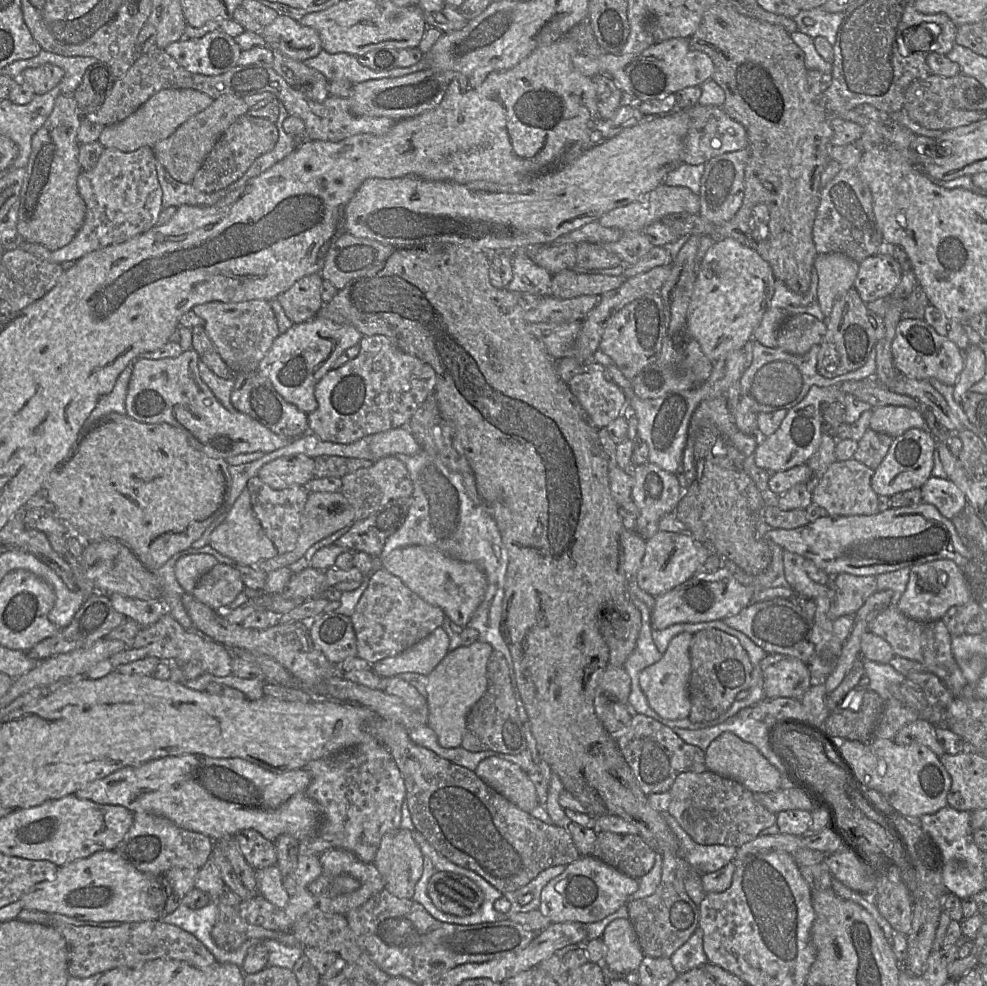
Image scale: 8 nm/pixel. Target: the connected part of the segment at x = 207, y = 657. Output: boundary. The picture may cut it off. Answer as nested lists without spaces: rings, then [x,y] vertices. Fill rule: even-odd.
[[[170,613],[164,614],[160,621],[166,626],[167,636],[178,649],[176,663],[182,666],[190,661],[198,661],[204,671],[213,676],[232,675],[233,655],[227,647],[198,631],[185,629]]]

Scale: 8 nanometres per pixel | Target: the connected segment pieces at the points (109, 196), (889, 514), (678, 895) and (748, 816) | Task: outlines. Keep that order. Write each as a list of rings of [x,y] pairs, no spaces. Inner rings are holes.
[[[148,146],[131,152],[105,148],[96,165],[90,170],[81,171],[78,176],[77,186],[86,204],[86,215],[72,241],[55,251],[26,241],[18,248],[51,263],[76,262],[90,252],[125,242],[150,230],[157,224],[163,209],[162,189],[155,164],[156,157]]]
[[[923,501],[915,506],[890,507],[873,515],[819,517],[795,529],[771,529],[763,539],[813,561],[830,577],[840,573],[877,576],[938,559],[951,559],[962,569],[969,560],[969,551],[952,521]]]
[[[662,853],[661,880],[655,892],[645,898],[627,903],[628,919],[635,930],[644,956],[671,958],[673,953],[688,941],[699,927],[699,906],[685,890],[685,880],[691,873],[688,862],[675,854]]]
[[[711,771],[679,774],[669,793],[671,797],[669,814],[696,843],[701,845],[725,845],[739,848],[760,836],[764,829],[776,824],[777,814],[758,803],[750,790],[732,779],[719,776]]]

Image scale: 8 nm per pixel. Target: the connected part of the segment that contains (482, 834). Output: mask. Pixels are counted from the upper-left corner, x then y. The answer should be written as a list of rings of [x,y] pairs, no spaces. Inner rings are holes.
[[[378,717],[374,720],[373,735],[387,748],[401,772],[406,788],[405,798],[415,830],[448,861],[474,871],[497,890],[516,891],[545,869],[569,865],[581,857],[566,827],[544,823],[531,813],[518,808],[482,781],[475,772],[416,745],[409,737],[409,730],[402,725]]]

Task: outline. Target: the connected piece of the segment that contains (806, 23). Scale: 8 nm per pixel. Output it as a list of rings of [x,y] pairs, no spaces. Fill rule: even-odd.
[[[823,7],[811,10],[800,10],[794,17],[797,30],[806,34],[812,39],[816,37],[824,37],[829,44],[836,42],[838,28],[844,18],[844,13],[827,12]]]

